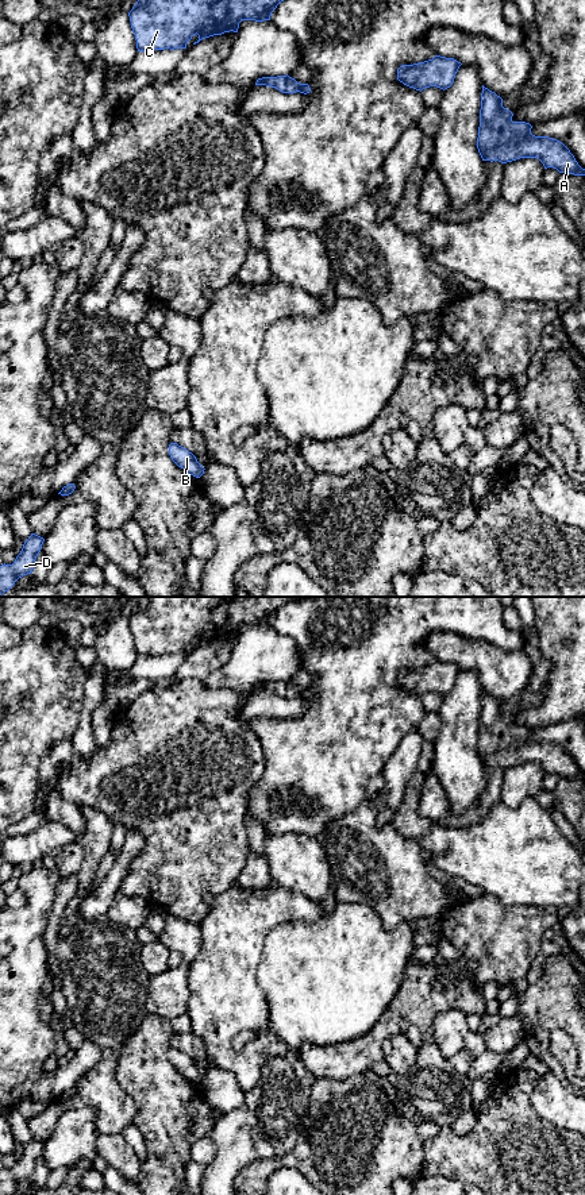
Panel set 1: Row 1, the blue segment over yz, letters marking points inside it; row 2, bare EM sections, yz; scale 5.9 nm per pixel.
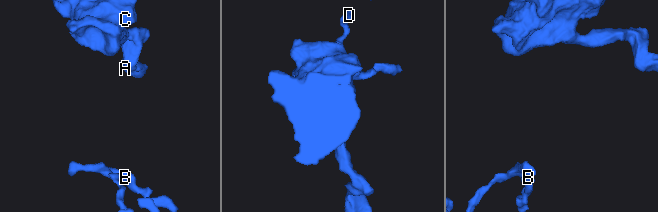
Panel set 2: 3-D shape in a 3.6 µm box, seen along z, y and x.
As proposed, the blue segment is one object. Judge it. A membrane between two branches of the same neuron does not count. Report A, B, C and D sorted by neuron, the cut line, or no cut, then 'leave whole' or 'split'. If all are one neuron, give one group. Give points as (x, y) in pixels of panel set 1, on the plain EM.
groups A B C D; cut none; leave whole

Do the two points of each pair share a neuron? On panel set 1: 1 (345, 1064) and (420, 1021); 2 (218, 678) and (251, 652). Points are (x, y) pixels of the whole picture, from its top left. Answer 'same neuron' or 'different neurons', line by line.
1: same neuron
2: same neuron

